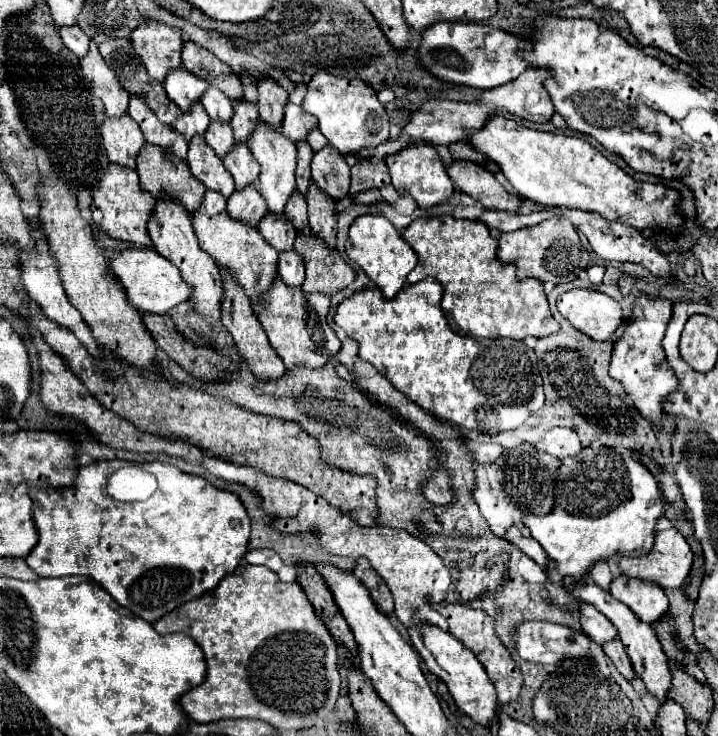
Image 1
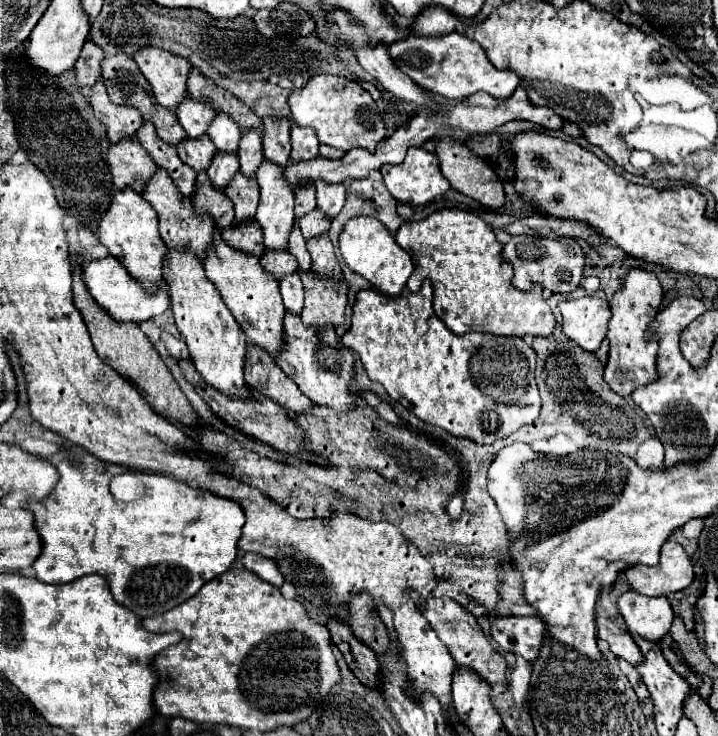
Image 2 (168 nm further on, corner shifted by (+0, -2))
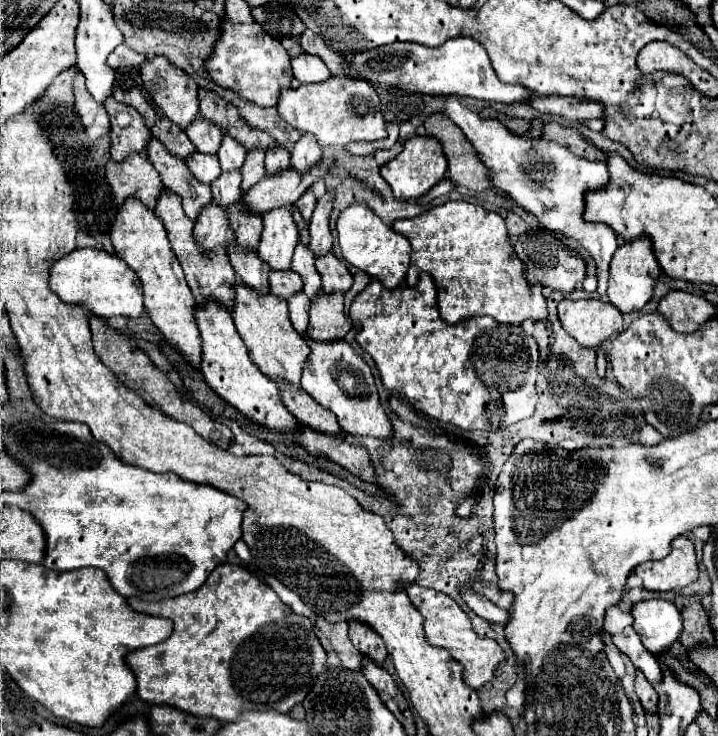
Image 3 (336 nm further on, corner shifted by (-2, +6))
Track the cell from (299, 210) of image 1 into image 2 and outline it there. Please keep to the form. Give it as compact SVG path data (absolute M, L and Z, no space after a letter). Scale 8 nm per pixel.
M294 225L292 233L290 233L288 251L296 257L296 261L298 261L300 269L304 269L304 271L308 271L308 269L310 269L310 253L308 253L308 249L306 249L306 241L304 241L304 237L302 237L302 233L300 233L300 227L298 227L298 225Z

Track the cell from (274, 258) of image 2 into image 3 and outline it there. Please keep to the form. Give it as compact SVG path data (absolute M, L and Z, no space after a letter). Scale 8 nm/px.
M292 269L288 271L270 271L270 293L288 301L294 293L302 291L302 279Z

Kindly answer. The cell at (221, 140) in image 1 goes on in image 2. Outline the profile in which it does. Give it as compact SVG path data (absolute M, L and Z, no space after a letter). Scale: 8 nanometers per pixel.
M216 151L216 157L208 167L208 177L218 189L224 189L236 171L238 171L238 155Z

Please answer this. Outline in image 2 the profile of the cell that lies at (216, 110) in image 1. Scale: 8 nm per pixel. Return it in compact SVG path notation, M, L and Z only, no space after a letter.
M216 113L212 125L208 127L208 137L216 145L216 149L236 151L240 141L240 127L232 121L232 117L224 117L224 113Z

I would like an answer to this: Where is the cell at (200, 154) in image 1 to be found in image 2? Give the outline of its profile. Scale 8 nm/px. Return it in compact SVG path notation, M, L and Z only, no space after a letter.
M206 171L198 173L196 177L196 193L192 195L192 205L196 211L210 213L220 229L234 223L232 201L228 201L226 193L220 193L218 189L212 189L212 185L208 185Z

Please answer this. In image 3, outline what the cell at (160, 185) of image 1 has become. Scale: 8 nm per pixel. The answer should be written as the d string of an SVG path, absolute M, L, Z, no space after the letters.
M164 191L162 197L158 199L158 205L156 205L156 211L154 211L164 227L166 227L166 233L168 233L168 239L172 243L172 249L184 269L184 275L186 275L186 283L188 287L192 289L192 295L196 297L196 301L202 305L204 299L212 299L216 303L220 303L222 307L228 309L228 313L232 313L234 309L234 281L236 281L236 273L228 261L228 255L226 255L226 249L214 249L214 251L204 251L202 245L198 245L198 241L194 241L192 237L192 227L194 223L184 215L182 211L182 203L180 199L170 193L170 191Z

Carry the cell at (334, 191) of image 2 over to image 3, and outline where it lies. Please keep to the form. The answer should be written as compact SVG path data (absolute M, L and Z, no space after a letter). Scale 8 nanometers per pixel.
M326 193L322 199L318 199L318 205L314 209L314 215L310 219L310 251L314 257L322 257L332 249L332 233L328 227L328 215L330 215L330 205L332 205L332 195Z

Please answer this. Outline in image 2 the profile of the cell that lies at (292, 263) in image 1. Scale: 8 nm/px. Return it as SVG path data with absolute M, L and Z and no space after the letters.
M292 273L292 275L280 279L280 293L282 293L282 299L284 299L284 307L288 311L292 311L292 313L302 311L304 289L302 289L302 281L300 281L298 273Z

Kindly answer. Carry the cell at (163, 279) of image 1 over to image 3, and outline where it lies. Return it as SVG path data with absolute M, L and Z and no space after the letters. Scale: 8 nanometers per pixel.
M74 249L50 267L50 289L68 305L86 305L96 317L106 319L112 315L140 317L144 313L142 289L136 273L116 255L102 249Z

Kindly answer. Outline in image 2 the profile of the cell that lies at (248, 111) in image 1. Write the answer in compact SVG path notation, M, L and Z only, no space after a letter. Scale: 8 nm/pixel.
M248 129L248 133L242 133L238 145L238 157L240 157L240 171L246 177L252 177L264 159L260 129Z

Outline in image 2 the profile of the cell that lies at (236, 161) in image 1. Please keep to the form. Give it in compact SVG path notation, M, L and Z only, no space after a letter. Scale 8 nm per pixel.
M238 171L236 177L232 177L232 185L228 185L226 195L234 203L236 223L242 223L242 221L254 217L256 205L258 205L258 183L256 183L256 179L248 181L248 177L244 177Z

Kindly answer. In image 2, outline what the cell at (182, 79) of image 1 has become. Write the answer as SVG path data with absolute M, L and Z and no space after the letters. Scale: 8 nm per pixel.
M184 97L180 109L176 109L176 115L188 137L200 137L208 131L208 125L216 111L212 109L212 105L204 105L202 101L190 101L190 97Z

